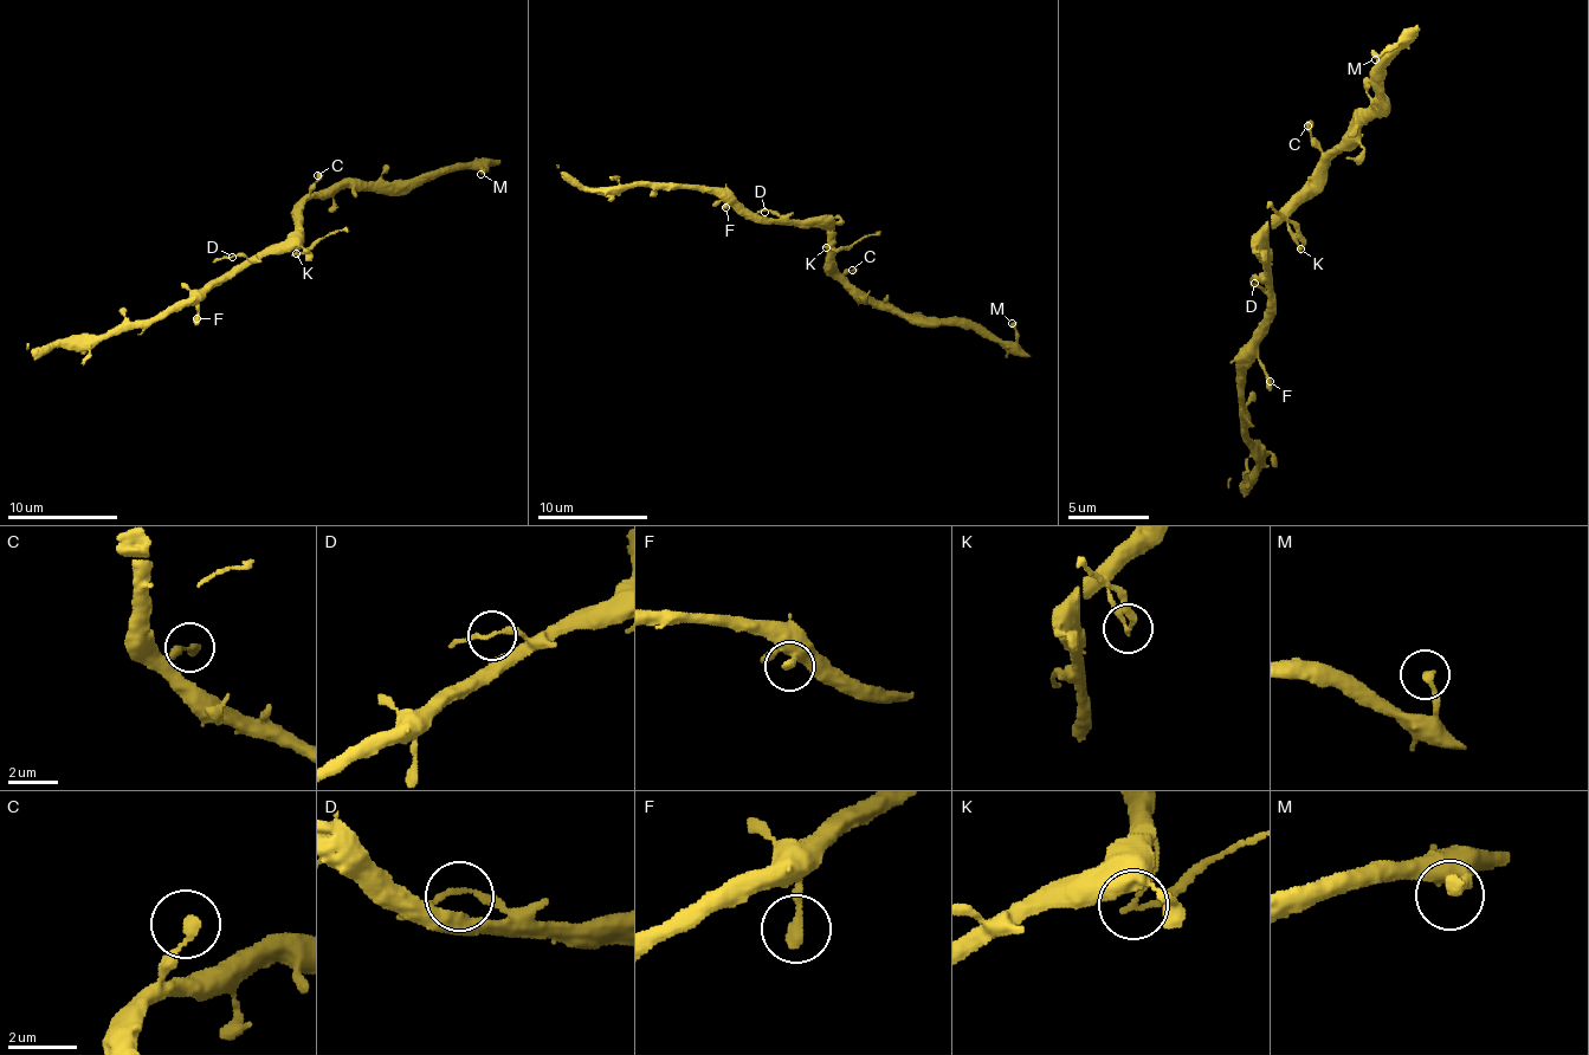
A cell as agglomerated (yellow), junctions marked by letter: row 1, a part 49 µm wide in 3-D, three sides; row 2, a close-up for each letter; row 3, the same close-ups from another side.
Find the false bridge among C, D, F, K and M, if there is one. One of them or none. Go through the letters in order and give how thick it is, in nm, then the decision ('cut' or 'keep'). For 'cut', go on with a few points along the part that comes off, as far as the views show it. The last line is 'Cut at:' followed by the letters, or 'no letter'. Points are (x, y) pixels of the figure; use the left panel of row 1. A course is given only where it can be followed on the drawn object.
C: calibre 320 nm; keep
D: calibre 160 nm; keep
F: calibre 320 nm; keep
K: calibre 190 nm; cut; course (295, 252), (309, 252), (328, 233), (349, 232)
M: calibre 320 nm; keep
Cut at: K

